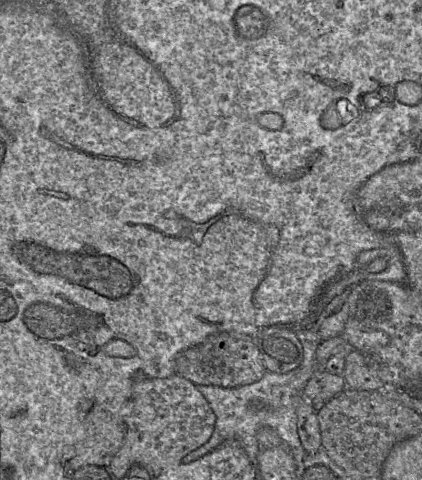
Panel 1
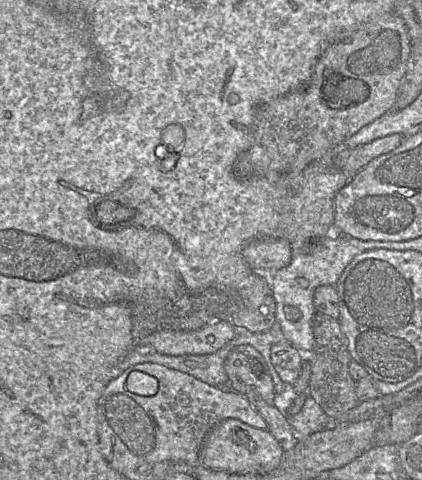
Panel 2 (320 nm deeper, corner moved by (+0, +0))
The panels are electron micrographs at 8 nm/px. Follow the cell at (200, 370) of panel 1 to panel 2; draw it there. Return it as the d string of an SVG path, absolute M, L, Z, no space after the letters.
M227 319L189 331L159 330L139 343L149 343L158 353L165 355L207 355L221 349L234 336L235 327Z

